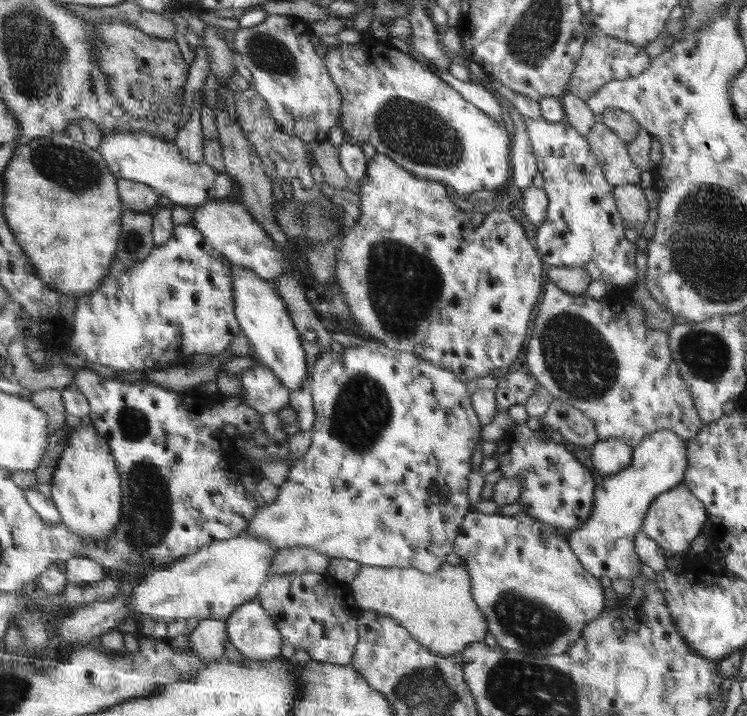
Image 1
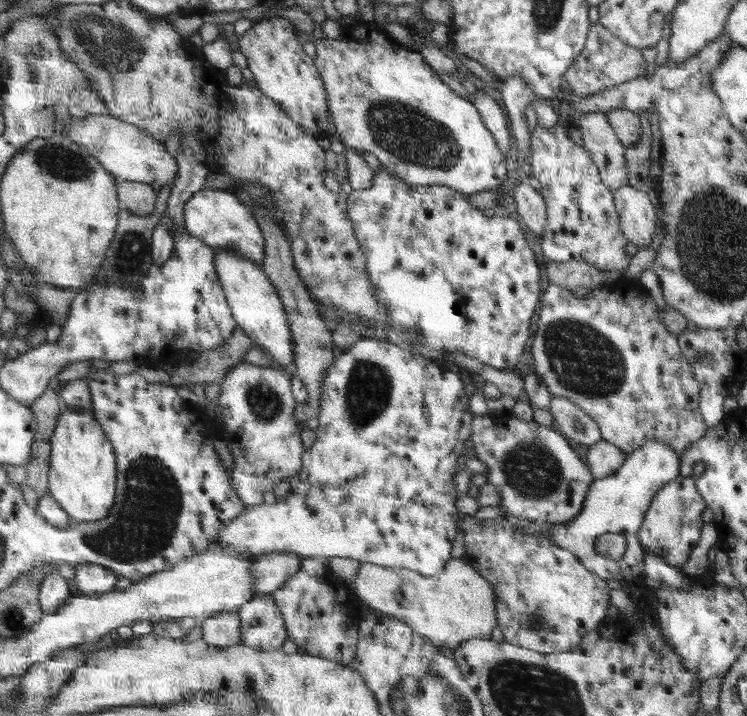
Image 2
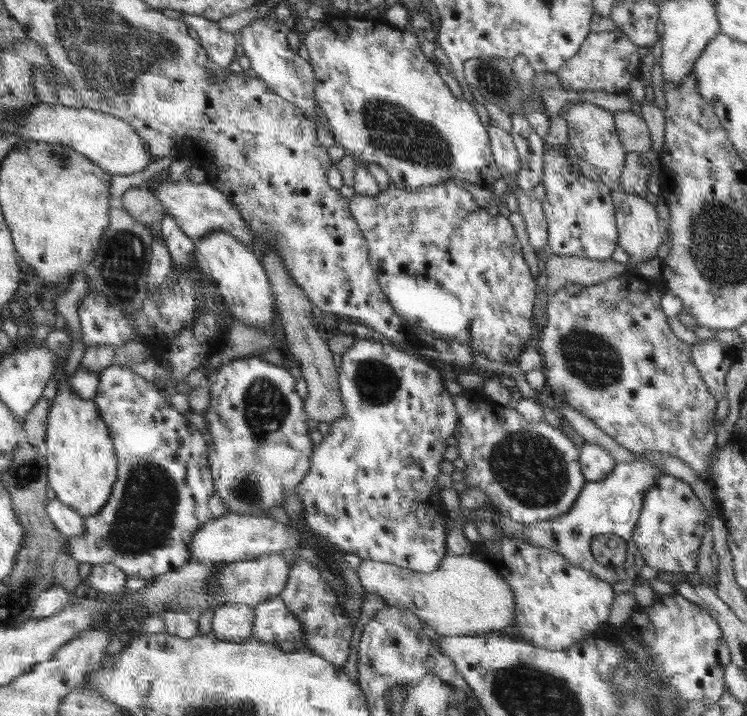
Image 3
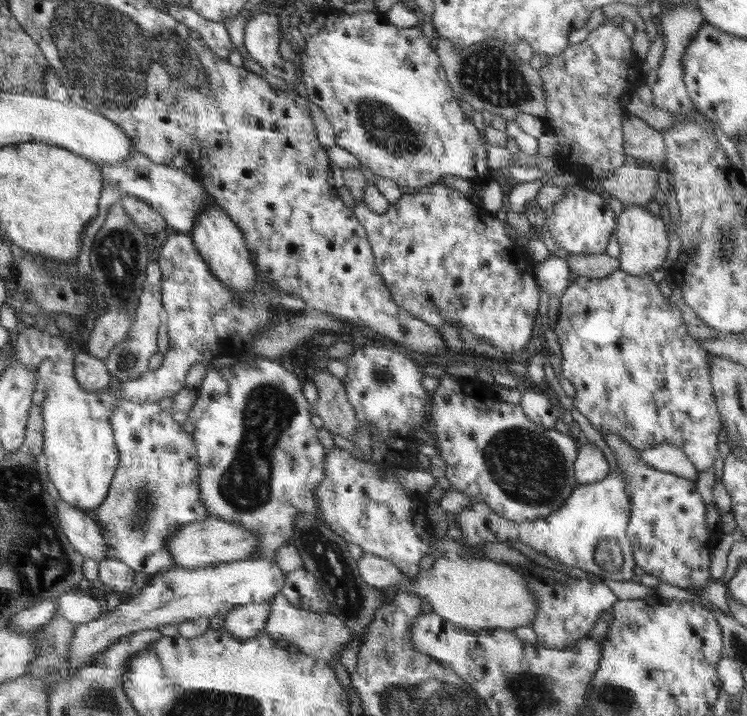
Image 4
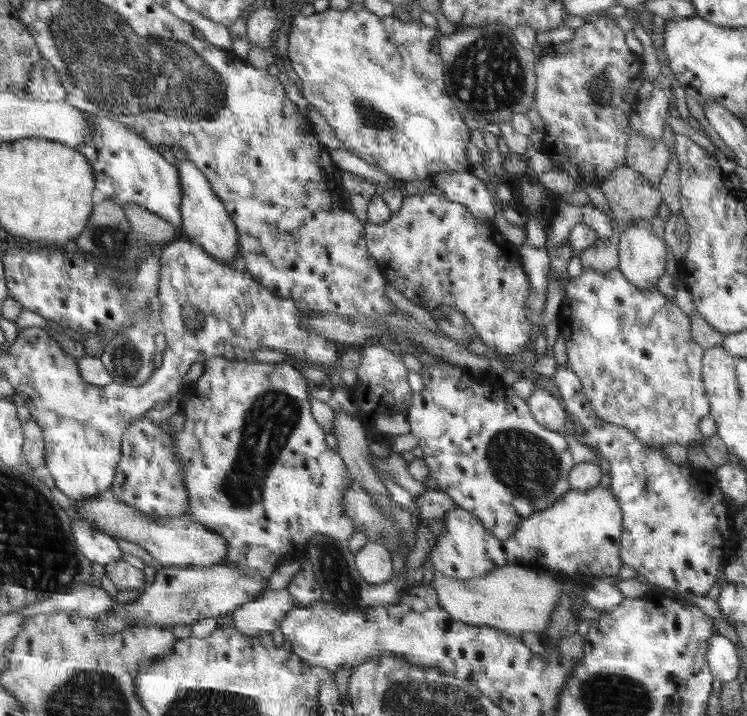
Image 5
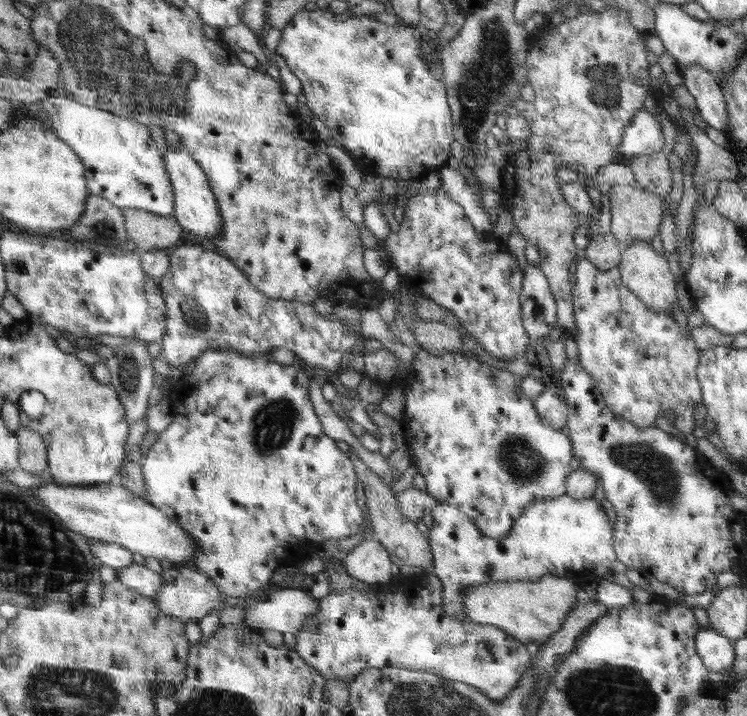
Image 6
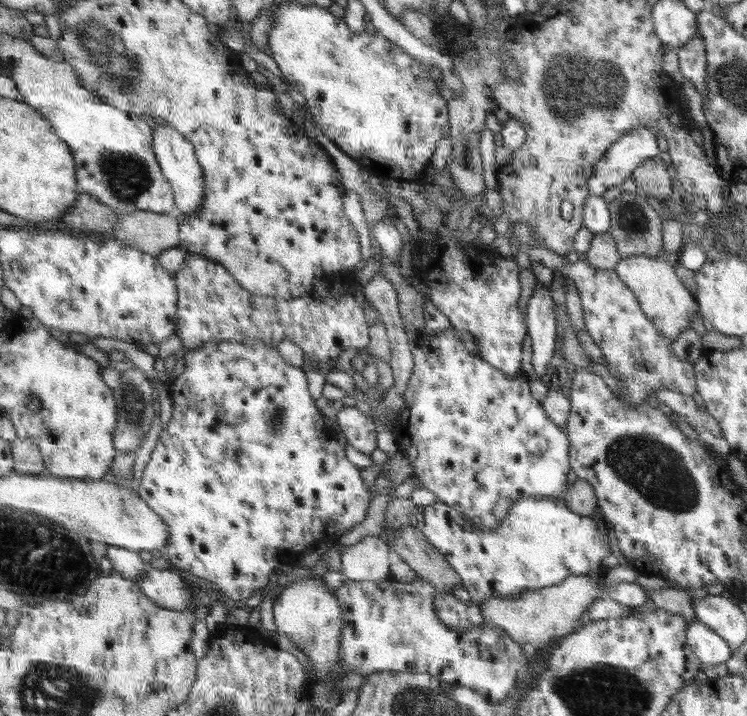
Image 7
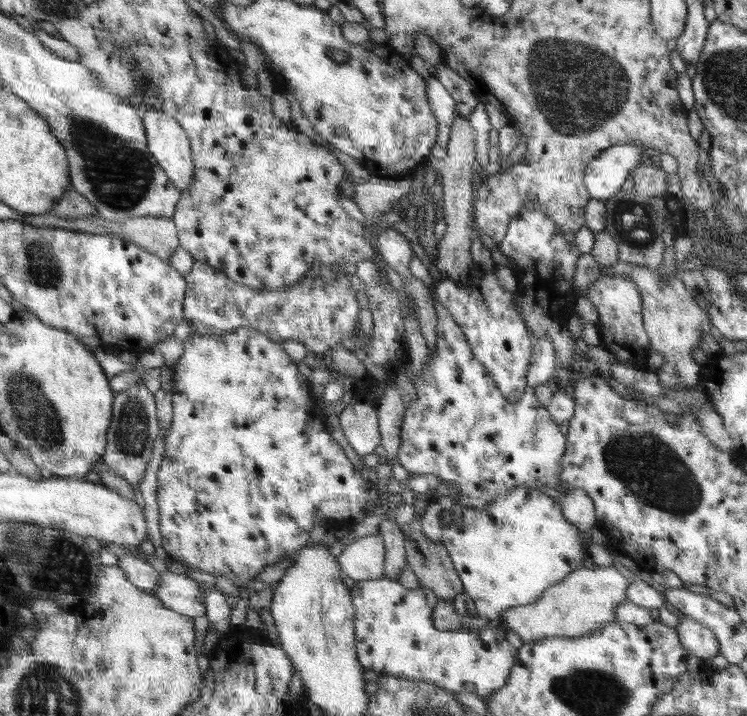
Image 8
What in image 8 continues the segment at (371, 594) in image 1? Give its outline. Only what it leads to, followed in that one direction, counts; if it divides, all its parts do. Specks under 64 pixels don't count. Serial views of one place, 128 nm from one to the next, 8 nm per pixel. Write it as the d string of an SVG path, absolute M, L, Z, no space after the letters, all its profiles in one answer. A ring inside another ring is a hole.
M381 534L346 540L337 560L343 575L356 581L370 581L385 576L386 546ZM584 566L584 569L576 570L564 581L544 590L544 593L534 603L526 606L516 606L500 614L501 622L503 627L512 630L514 634L521 637L524 643L544 641L553 637L589 637L594 630L618 620L615 618L615 608L626 602L625 598L629 586L628 580L614 566L596 566L594 570Z

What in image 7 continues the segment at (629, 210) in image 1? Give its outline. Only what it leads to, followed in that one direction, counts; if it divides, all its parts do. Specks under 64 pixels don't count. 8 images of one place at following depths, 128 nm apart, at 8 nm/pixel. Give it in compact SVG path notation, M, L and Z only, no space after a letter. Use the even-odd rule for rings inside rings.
M644 254L628 256L620 260L615 270L635 293L644 313L648 313L648 318L655 323L660 335L668 339L677 338L686 327L690 327L691 319L698 316L698 304L694 302L692 294L682 286L682 279L674 274L674 266L670 266L667 260L662 262Z

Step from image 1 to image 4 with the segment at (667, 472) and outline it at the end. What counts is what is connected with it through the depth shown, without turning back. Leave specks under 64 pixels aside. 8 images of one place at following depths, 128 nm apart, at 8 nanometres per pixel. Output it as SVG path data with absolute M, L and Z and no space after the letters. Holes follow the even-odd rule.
M620 469L609 473L603 481L598 481L589 485L578 485L564 506L560 507L556 513L548 517L538 518L536 521L514 522L494 511L486 503L474 503L470 508L458 512L455 523L462 531L460 538L467 549L471 552L466 556L476 558L486 558L476 555L477 550L485 542L522 542L538 552L544 552L550 560L561 562L566 566L574 566L587 573L592 573L592 577L605 581L631 581L636 561L632 555L632 545L627 538L628 522L631 522L631 498L627 494L627 486L624 483L624 473ZM604 537L614 537L620 543L622 558L624 562L620 570L608 573L596 564L594 551L596 545Z

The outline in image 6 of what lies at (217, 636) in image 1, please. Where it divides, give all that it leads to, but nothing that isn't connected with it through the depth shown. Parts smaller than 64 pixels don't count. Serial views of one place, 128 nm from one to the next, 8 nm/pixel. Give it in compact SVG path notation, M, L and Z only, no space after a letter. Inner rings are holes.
M278 590L268 594L265 602L259 602L244 612L244 623L262 630L270 628L278 632L296 635L306 625L309 616L319 610L318 600L300 590Z

